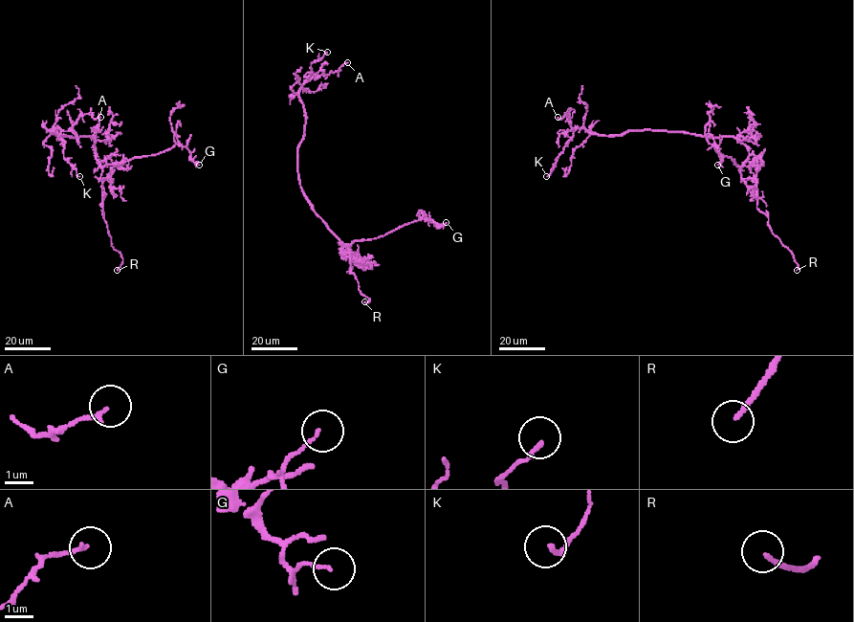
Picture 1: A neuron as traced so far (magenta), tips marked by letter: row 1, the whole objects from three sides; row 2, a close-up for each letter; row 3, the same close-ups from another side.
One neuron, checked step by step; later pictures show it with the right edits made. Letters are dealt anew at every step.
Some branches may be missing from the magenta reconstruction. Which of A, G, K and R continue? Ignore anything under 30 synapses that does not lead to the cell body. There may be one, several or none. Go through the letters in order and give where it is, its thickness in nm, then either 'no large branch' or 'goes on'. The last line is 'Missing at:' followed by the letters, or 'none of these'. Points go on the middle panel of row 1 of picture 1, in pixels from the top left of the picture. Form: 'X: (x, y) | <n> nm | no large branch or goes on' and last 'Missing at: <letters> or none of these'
A: (347, 62) | 150 nm | no large branch
G: (446, 222) | 110 nm | no large branch
K: (327, 52) | 150 nm | no large branch
R: (364, 301) | 160 nm | goes on
Missing at: R

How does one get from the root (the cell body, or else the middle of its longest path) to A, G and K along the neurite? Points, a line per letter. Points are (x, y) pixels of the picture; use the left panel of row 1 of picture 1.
A: (75, 137), (51, 129), (57, 135), (52, 133), (54, 127), (68, 131), (81, 114), (94, 119), (100, 117)
G: (75, 137), (91, 137), (96, 160), (105, 166), (170, 149), (176, 144), (175, 134), (190, 159), (199, 165)
K: (75, 137), (51, 129), (57, 135), (52, 129), (61, 131), (63, 157), (79, 176)

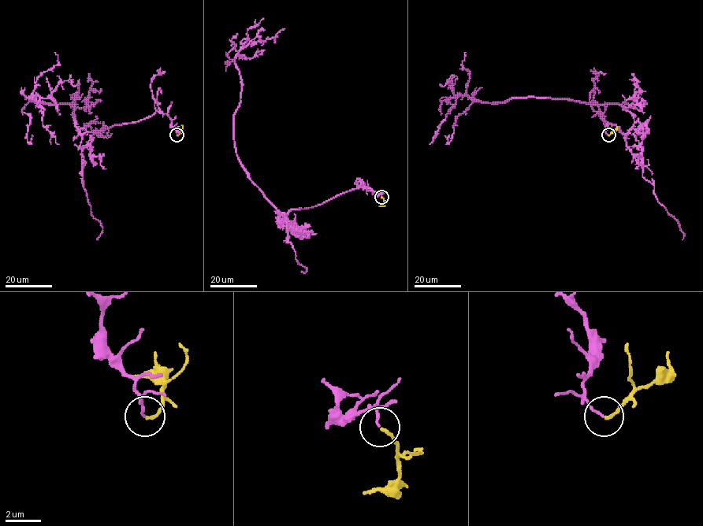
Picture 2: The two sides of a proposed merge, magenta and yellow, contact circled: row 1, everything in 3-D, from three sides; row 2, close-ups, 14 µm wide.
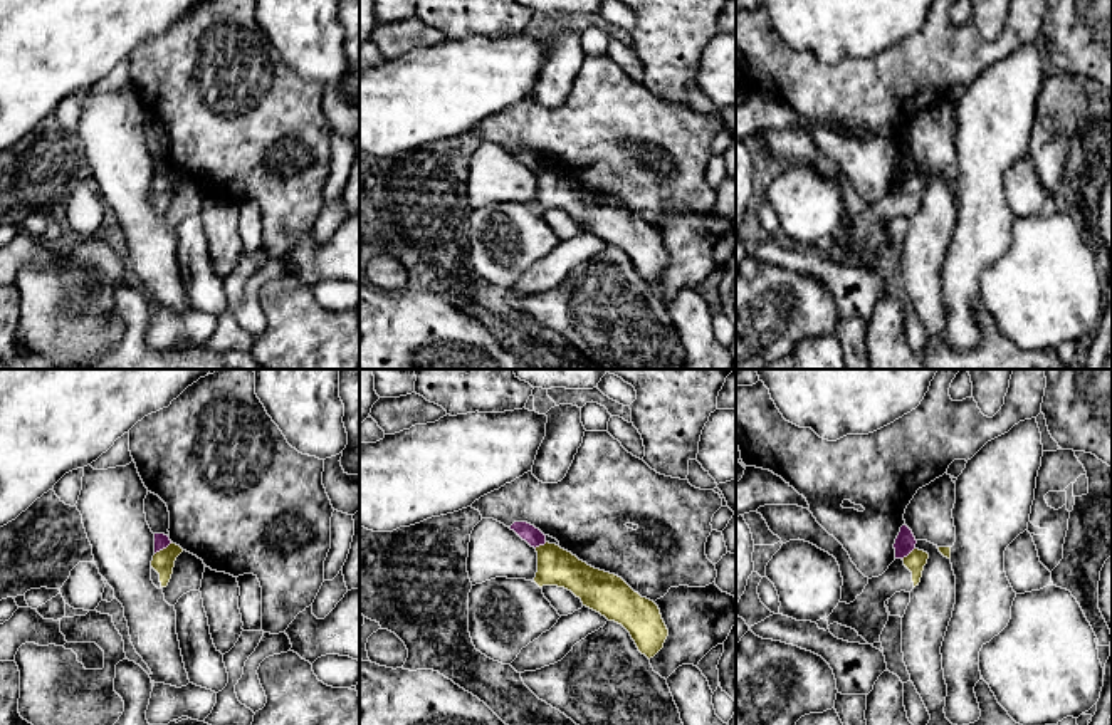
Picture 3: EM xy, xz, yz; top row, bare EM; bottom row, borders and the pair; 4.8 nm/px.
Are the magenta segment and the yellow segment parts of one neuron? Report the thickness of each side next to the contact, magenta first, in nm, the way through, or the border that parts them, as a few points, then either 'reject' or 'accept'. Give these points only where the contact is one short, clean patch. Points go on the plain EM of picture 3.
70/110 nm | along xy (172, 166), (155, 178) | reject

